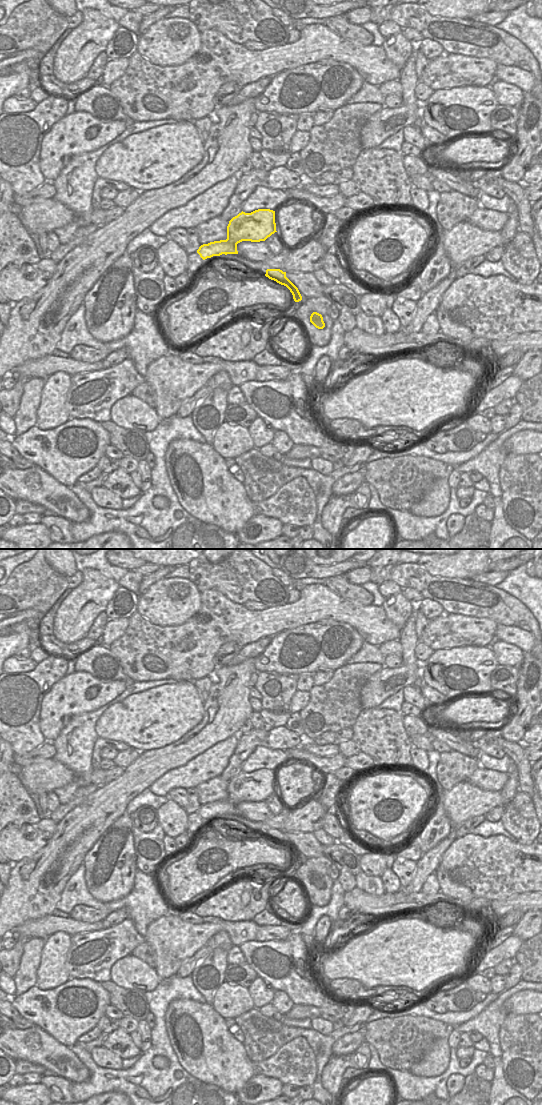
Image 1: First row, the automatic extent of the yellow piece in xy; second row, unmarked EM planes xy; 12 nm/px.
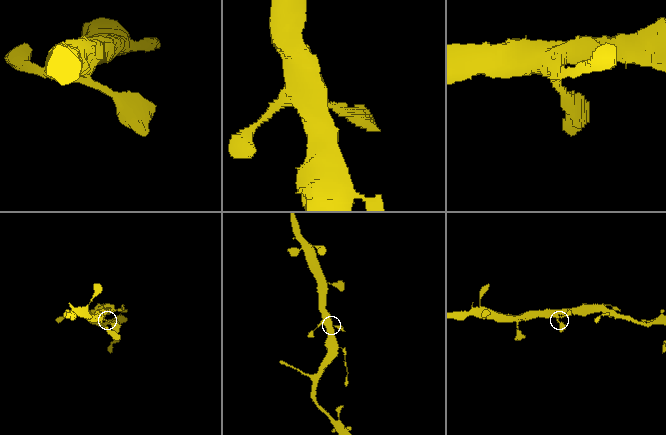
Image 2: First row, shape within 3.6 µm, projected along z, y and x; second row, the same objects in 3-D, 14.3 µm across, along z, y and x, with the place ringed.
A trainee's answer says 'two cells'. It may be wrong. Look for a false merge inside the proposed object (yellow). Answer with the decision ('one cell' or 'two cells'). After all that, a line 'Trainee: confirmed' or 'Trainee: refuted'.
one cell
Trainee: refuted

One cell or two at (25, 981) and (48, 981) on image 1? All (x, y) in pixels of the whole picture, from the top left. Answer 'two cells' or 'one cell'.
two cells

